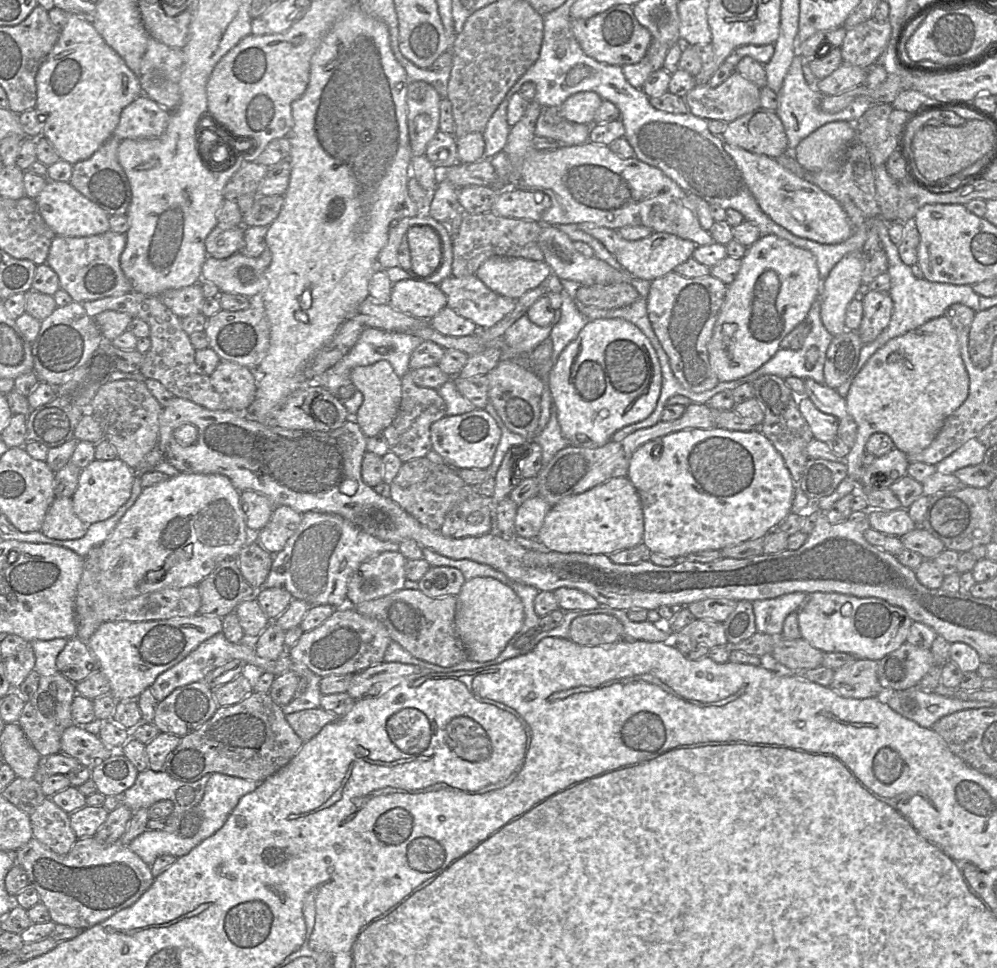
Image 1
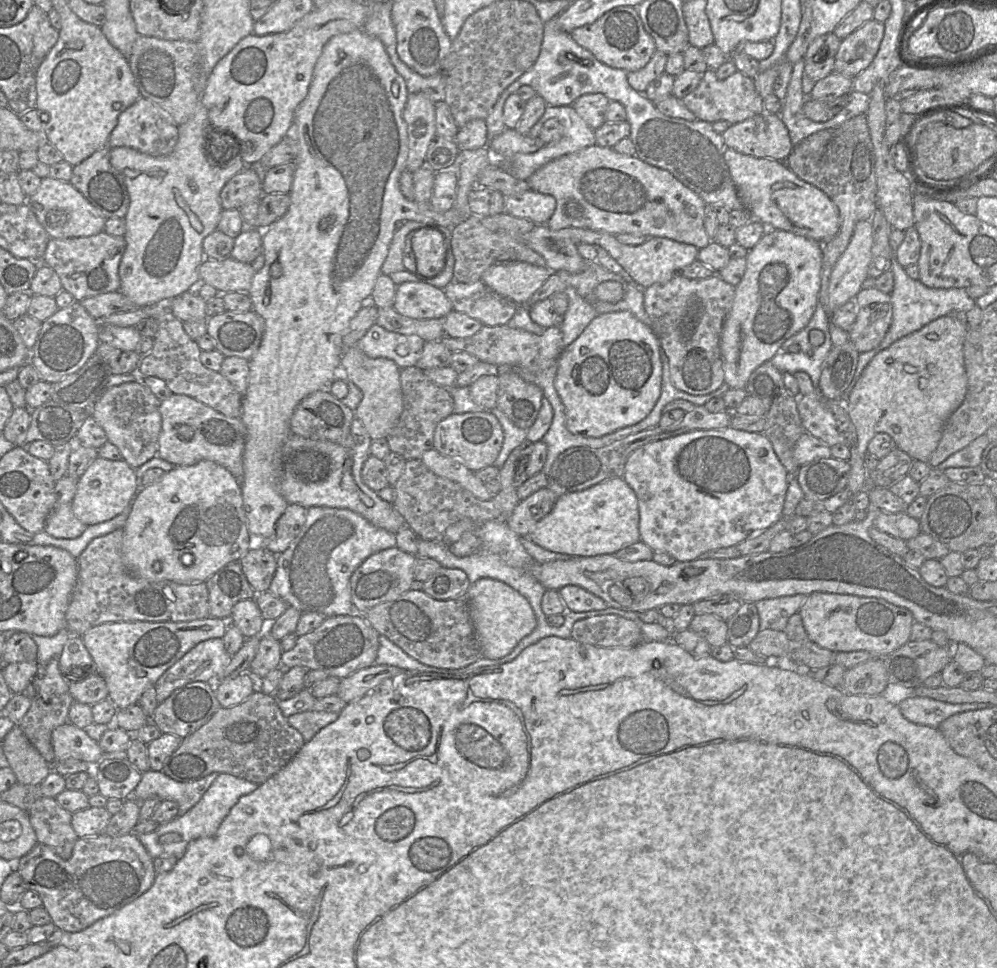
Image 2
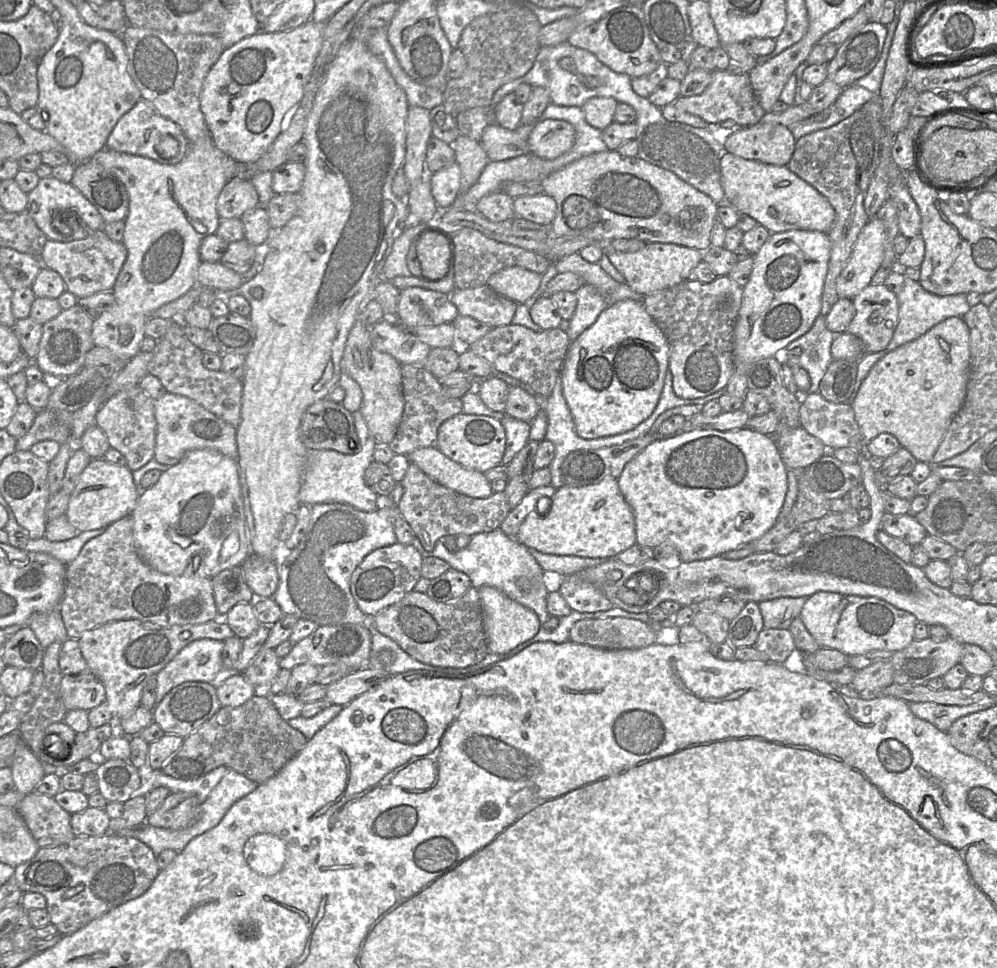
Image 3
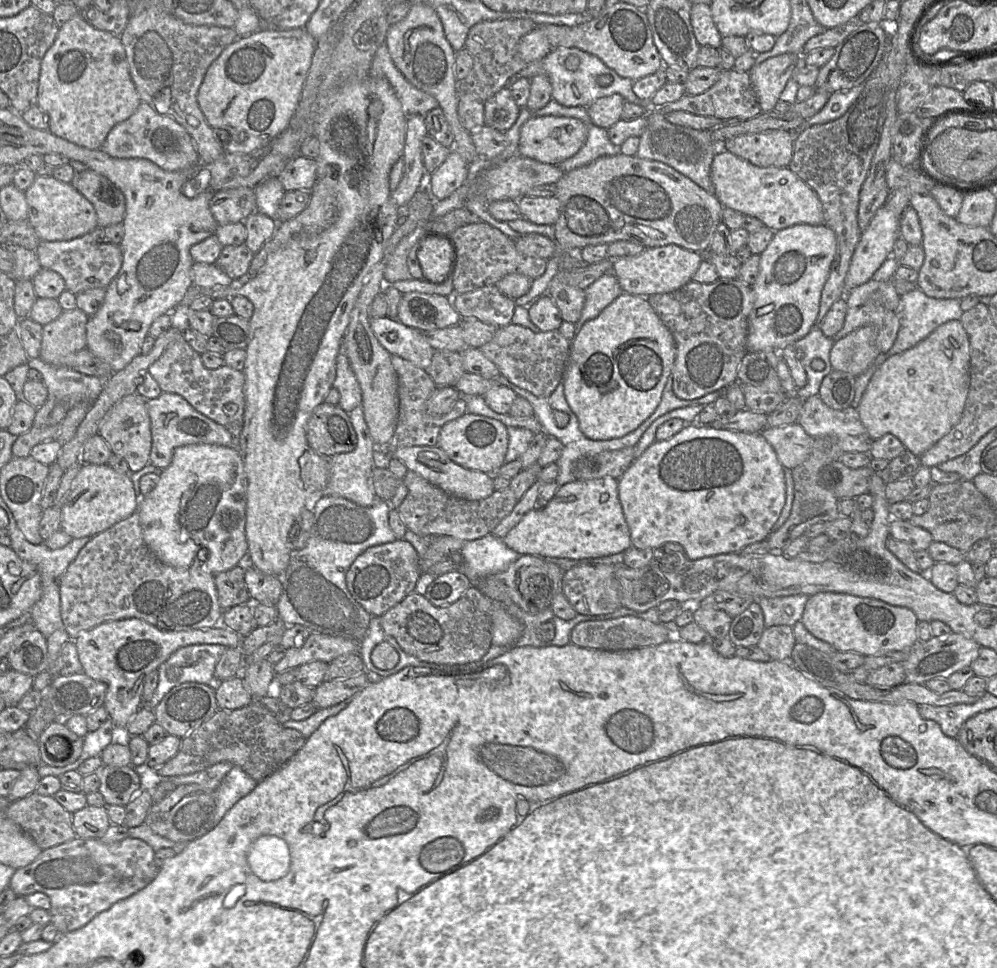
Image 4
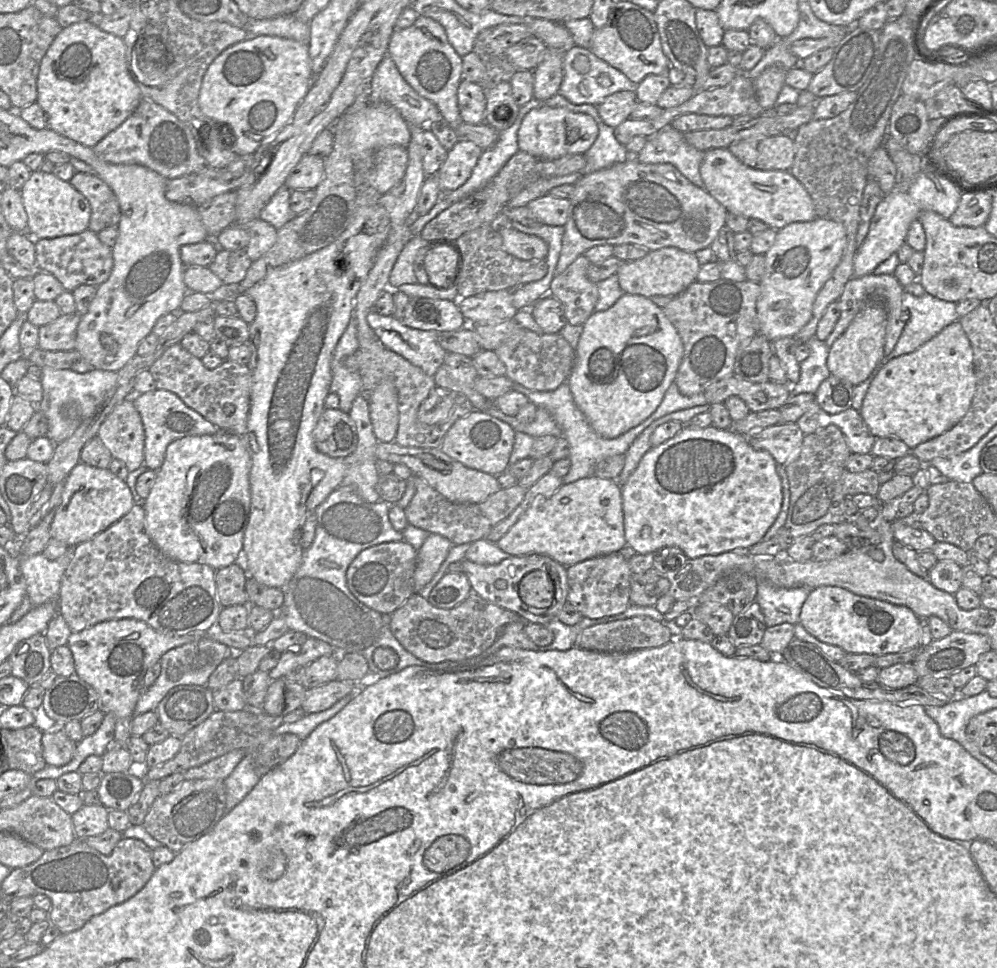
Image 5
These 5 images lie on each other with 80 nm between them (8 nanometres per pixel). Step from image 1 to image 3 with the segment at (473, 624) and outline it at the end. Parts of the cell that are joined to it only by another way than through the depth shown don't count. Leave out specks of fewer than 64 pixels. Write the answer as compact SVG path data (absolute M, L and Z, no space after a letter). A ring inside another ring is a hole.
M491 586L479 588L488 653L504 654L533 638L540 629L535 612Z

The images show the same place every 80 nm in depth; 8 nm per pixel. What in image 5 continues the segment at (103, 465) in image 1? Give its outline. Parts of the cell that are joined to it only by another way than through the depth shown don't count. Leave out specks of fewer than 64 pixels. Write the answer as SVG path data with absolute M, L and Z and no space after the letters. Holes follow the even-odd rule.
M79 462L64 480L62 501L50 524L51 539L75 547L119 521L134 504L126 481L118 478L110 469L100 469Z

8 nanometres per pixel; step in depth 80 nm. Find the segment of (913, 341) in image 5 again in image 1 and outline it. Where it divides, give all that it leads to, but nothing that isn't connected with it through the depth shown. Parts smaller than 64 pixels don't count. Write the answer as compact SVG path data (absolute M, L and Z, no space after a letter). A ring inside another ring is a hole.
M880 217L867 218L867 235L868 227L874 227L882 243L882 247L886 253L888 260L887 272L890 276L889 295L893 301L893 311L888 326L880 333L880 335L872 342L863 344L858 363L852 371L848 379L839 386L836 390L838 394L845 399L850 389L851 383L857 374L860 372L864 364L869 358L889 340L904 335L905 333L918 328L927 321L943 316L945 310L952 304L963 304L975 312L979 311L979 295L977 295L970 285L954 285L948 283L931 282L926 279L916 278L911 267L902 262L898 247L895 245L888 233L888 224Z

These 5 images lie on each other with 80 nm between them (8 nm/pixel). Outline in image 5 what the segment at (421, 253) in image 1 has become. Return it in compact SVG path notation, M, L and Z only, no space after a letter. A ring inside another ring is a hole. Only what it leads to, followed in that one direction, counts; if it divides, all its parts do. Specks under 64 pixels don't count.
M441 240L432 243L424 259L429 283L438 288L447 288L455 284L456 259L456 252L448 243Z

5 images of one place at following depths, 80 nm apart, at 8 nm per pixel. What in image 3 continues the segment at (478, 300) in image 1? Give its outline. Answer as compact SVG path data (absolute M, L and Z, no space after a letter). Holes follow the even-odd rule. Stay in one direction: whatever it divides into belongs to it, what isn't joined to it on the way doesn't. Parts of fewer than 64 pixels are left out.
M487 284L467 289L455 288L450 299L462 316L470 316L489 326L509 325L518 304L497 293Z

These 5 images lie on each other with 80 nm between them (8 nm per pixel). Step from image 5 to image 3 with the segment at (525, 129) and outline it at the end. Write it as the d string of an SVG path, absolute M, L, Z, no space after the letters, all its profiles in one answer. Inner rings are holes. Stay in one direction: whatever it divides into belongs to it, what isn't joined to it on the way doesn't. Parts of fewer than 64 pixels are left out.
M546 119L535 125L527 142L530 153L545 160L552 160L568 152L575 139L575 129L569 122Z

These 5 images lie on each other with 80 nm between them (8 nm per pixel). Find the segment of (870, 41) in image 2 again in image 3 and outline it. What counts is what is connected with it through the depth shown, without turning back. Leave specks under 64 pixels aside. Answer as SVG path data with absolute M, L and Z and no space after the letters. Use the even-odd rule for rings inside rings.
M868 21L841 43L827 64L827 79L846 88L867 75L880 58L886 25Z

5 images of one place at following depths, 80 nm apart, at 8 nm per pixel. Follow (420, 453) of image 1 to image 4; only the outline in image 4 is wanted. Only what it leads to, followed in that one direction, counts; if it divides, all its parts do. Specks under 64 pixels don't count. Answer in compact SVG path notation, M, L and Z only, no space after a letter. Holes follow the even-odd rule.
M391 355L391 363L398 377L399 414L394 435L384 448L395 450L412 446L436 447L442 427L467 412L464 397L459 398L448 413L441 416L432 416L427 412L426 403L436 390L437 385L429 374L397 355Z

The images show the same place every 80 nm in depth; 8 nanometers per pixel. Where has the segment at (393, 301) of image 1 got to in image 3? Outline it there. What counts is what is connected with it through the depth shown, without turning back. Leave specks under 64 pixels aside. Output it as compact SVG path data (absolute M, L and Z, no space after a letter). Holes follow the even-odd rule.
M421 287L400 291L396 321L405 326L436 326L452 323L459 315L449 294Z

